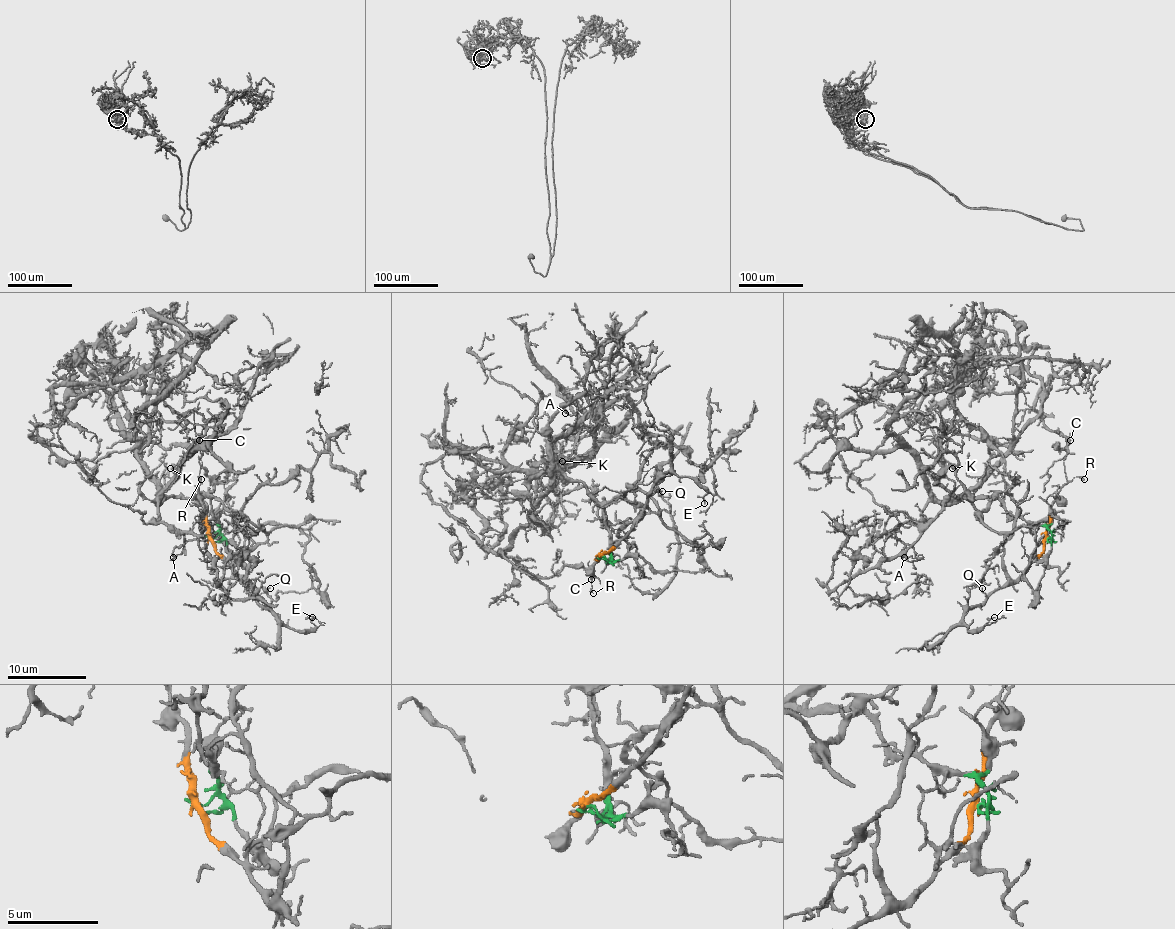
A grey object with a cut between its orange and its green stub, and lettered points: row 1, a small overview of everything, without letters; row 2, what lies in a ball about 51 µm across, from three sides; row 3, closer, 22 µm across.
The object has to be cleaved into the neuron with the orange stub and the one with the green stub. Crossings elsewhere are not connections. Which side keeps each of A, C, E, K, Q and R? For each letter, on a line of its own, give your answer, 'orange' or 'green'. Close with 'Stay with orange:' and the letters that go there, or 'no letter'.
A: green
C: orange
E: orange
K: green
Q: orange
R: orange
Stay with orange: C, E, Q, R

